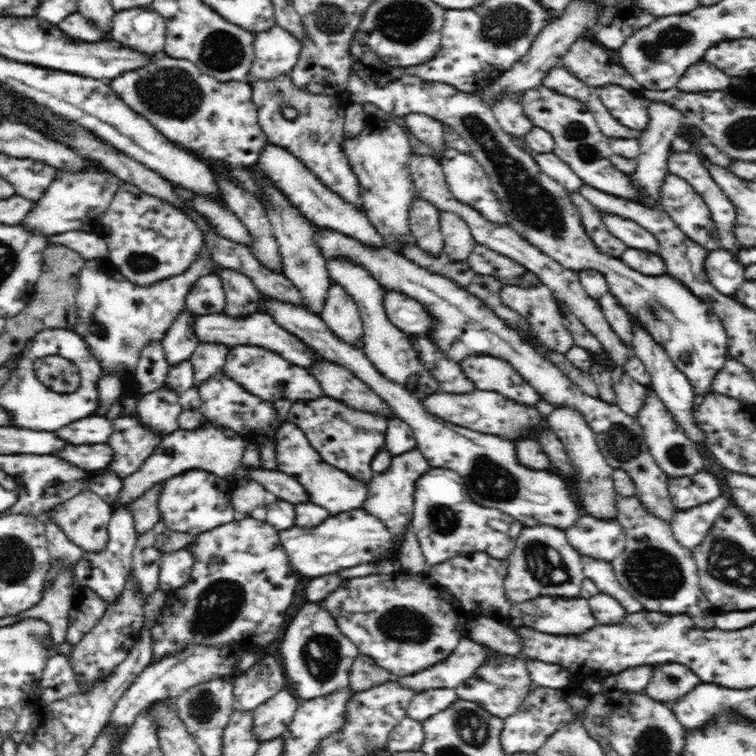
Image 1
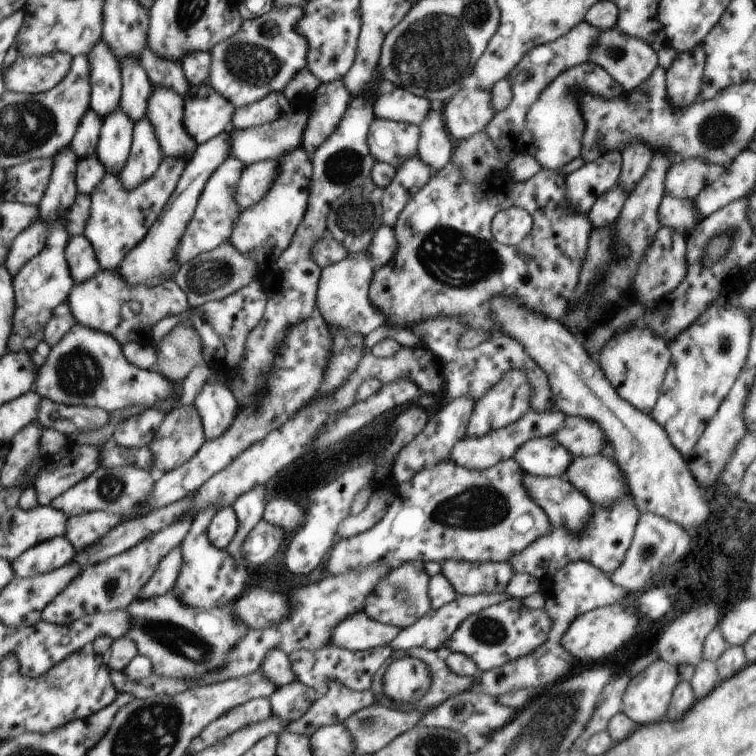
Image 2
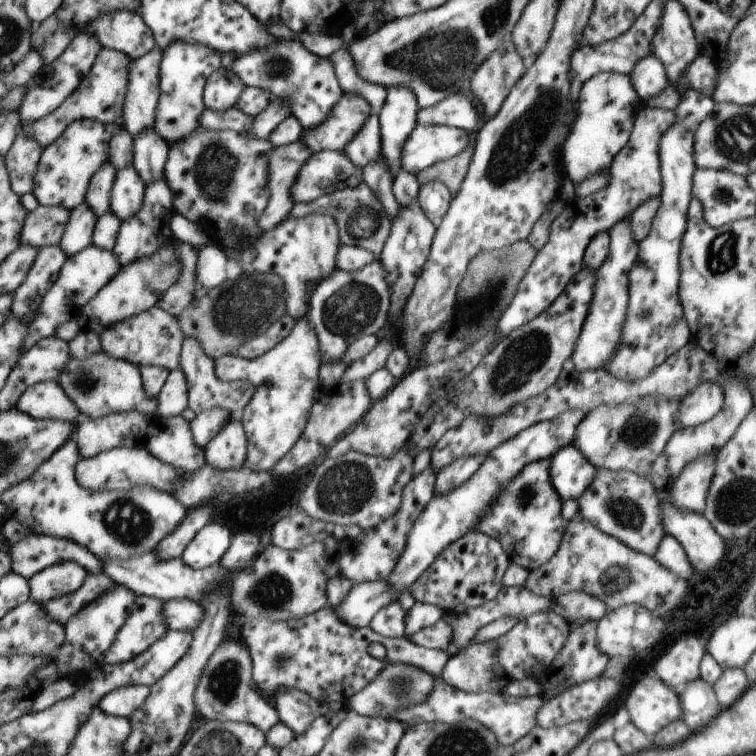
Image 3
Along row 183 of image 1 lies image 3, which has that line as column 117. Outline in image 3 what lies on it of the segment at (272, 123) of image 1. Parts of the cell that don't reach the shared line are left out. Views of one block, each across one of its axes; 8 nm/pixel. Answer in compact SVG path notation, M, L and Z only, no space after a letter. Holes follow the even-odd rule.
M152 307L138 316L126 318L122 322L110 324L99 337L103 351L114 358L131 362L138 368L155 366L169 371L179 367L181 346L185 339L177 317L158 307Z

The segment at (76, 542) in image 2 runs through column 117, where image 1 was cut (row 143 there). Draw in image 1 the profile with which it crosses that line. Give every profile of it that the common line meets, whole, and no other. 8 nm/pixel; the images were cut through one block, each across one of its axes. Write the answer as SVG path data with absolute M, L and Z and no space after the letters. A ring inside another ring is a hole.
M514 137L513 140L516 146L530 154L530 157L536 161L543 174L558 181L569 193L578 191L582 186L582 180L578 178L570 165L566 164L556 154L553 152L534 152L525 144L522 137Z

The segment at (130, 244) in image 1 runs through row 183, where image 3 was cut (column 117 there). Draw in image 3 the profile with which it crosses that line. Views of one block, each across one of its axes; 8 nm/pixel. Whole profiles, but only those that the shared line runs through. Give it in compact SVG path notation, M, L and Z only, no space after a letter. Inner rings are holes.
M90 118L74 120L58 140L42 151L38 160L36 174L34 174L34 188L32 194L40 205L60 206L72 210L85 202L88 184L92 176L102 168L102 164L109 160L109 144L118 128L122 128L122 121L98 122Z

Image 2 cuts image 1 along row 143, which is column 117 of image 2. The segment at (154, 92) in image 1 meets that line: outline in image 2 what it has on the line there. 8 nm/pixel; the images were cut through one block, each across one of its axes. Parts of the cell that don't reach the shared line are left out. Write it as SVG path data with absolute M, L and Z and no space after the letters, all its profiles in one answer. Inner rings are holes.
M163 156L163 160L159 168L154 172L154 175L132 189L126 189L122 185L121 178L118 174L110 173L109 171L105 172L100 183L89 195L91 203L89 217L83 229L83 236L87 239L87 242L90 242L102 271L106 269L118 269L125 260L125 257L146 237L149 229L153 227L153 224L161 216L162 210L168 203L170 196L173 196L185 167L186 163L182 157Z

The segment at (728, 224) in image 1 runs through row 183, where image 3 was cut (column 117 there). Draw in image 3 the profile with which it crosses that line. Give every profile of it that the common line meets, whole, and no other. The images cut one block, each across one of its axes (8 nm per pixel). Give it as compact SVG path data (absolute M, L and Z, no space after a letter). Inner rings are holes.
M126 686L108 692L98 705L106 716L129 719L144 704L148 694L150 694L149 686Z

